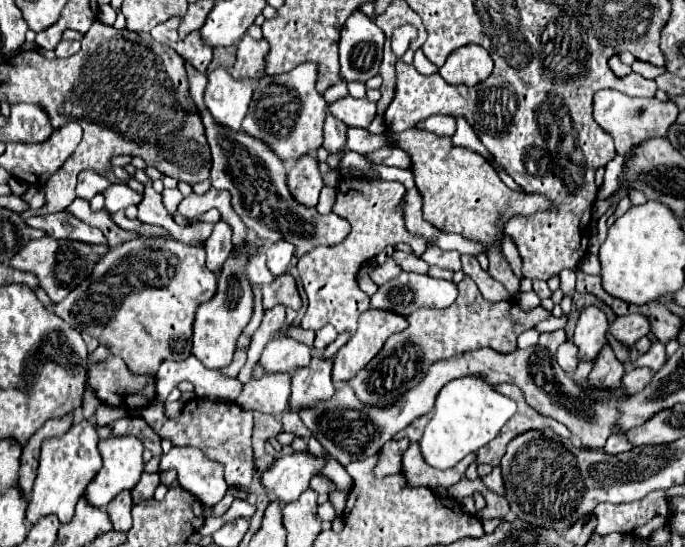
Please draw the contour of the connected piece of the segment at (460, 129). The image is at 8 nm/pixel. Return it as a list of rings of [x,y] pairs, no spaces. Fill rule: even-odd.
[[[463,117],[457,119],[457,133],[453,135],[453,145],[463,145],[463,147],[467,147],[467,149],[473,149],[473,151],[481,153],[481,155],[487,157],[487,159],[491,157],[489,151],[485,149],[485,145],[475,137],[473,129],[467,125],[467,121],[465,121]]]

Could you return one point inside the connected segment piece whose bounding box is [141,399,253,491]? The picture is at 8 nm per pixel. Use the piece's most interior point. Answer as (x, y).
(222, 431)

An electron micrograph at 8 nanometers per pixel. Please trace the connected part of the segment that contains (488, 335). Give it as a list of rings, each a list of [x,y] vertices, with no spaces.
[[[465,277],[457,285],[457,289],[459,297],[451,307],[419,309],[407,315],[409,327],[389,337],[389,341],[377,353],[377,357],[347,383],[363,403],[381,407],[391,405],[405,391],[413,389],[425,377],[427,369],[439,359],[449,359],[453,355],[481,347],[489,347],[497,353],[513,353],[517,349],[517,337],[523,331],[531,329],[535,323],[549,317],[549,313],[543,307],[523,311],[515,301],[485,301],[477,285],[469,277]]]

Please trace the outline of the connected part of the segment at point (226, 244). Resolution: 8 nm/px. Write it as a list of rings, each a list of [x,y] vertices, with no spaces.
[[[225,221],[215,223],[215,229],[211,237],[205,241],[205,251],[207,251],[207,267],[213,273],[219,273],[225,259],[231,253],[231,227]]]

